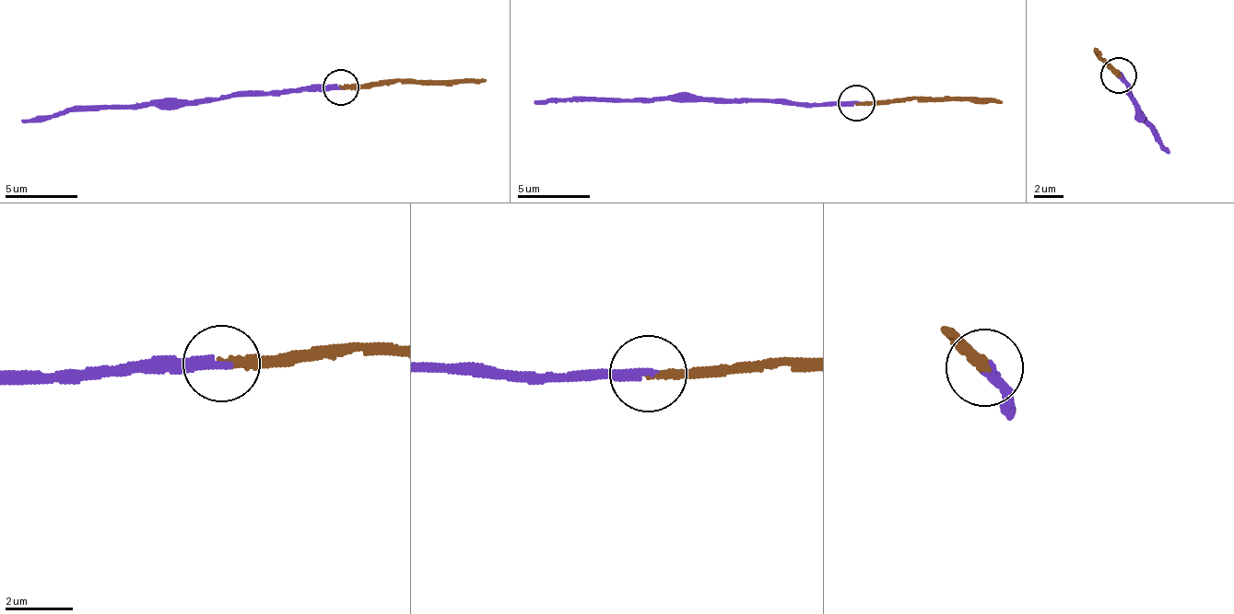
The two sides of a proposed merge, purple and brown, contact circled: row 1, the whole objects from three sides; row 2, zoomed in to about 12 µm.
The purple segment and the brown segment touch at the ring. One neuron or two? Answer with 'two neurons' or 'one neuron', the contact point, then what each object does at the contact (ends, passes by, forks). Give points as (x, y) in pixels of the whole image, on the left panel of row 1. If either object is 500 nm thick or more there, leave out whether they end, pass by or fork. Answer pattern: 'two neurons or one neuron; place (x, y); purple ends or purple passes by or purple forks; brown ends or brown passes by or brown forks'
one neuron; place (340, 87); purple ends; brown ends

